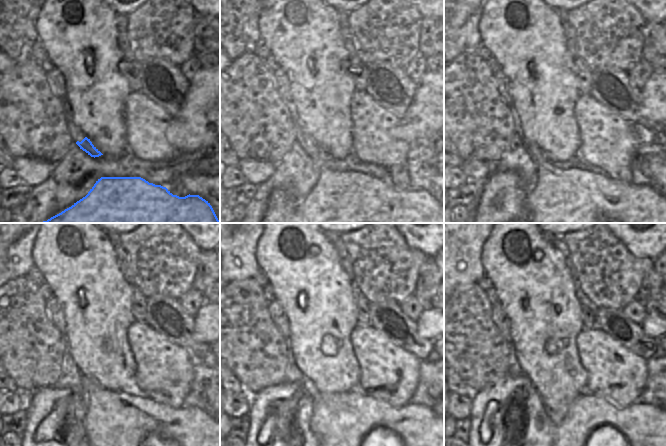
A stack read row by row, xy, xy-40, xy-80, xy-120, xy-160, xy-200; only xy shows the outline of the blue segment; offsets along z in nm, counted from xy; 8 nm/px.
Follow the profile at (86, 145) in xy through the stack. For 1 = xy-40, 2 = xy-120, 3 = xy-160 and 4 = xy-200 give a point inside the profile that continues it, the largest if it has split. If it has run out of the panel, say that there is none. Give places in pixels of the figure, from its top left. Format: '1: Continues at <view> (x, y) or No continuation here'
1: Continues at xy-40 (310, 146)
2: Continues at xy-120 (116, 423)
3: Continues at xy-160 (340, 421)
4: Continues at xy-200 (644, 426).

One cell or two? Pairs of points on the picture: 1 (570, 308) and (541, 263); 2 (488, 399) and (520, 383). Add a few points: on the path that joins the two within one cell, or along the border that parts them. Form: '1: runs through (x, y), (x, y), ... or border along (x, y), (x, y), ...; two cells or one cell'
1: runs through (559, 297), (541, 279), (541, 274); one cell
2: runs through (496, 398), (505, 398), (512, 391); one cell

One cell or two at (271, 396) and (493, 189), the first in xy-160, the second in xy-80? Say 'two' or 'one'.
one

